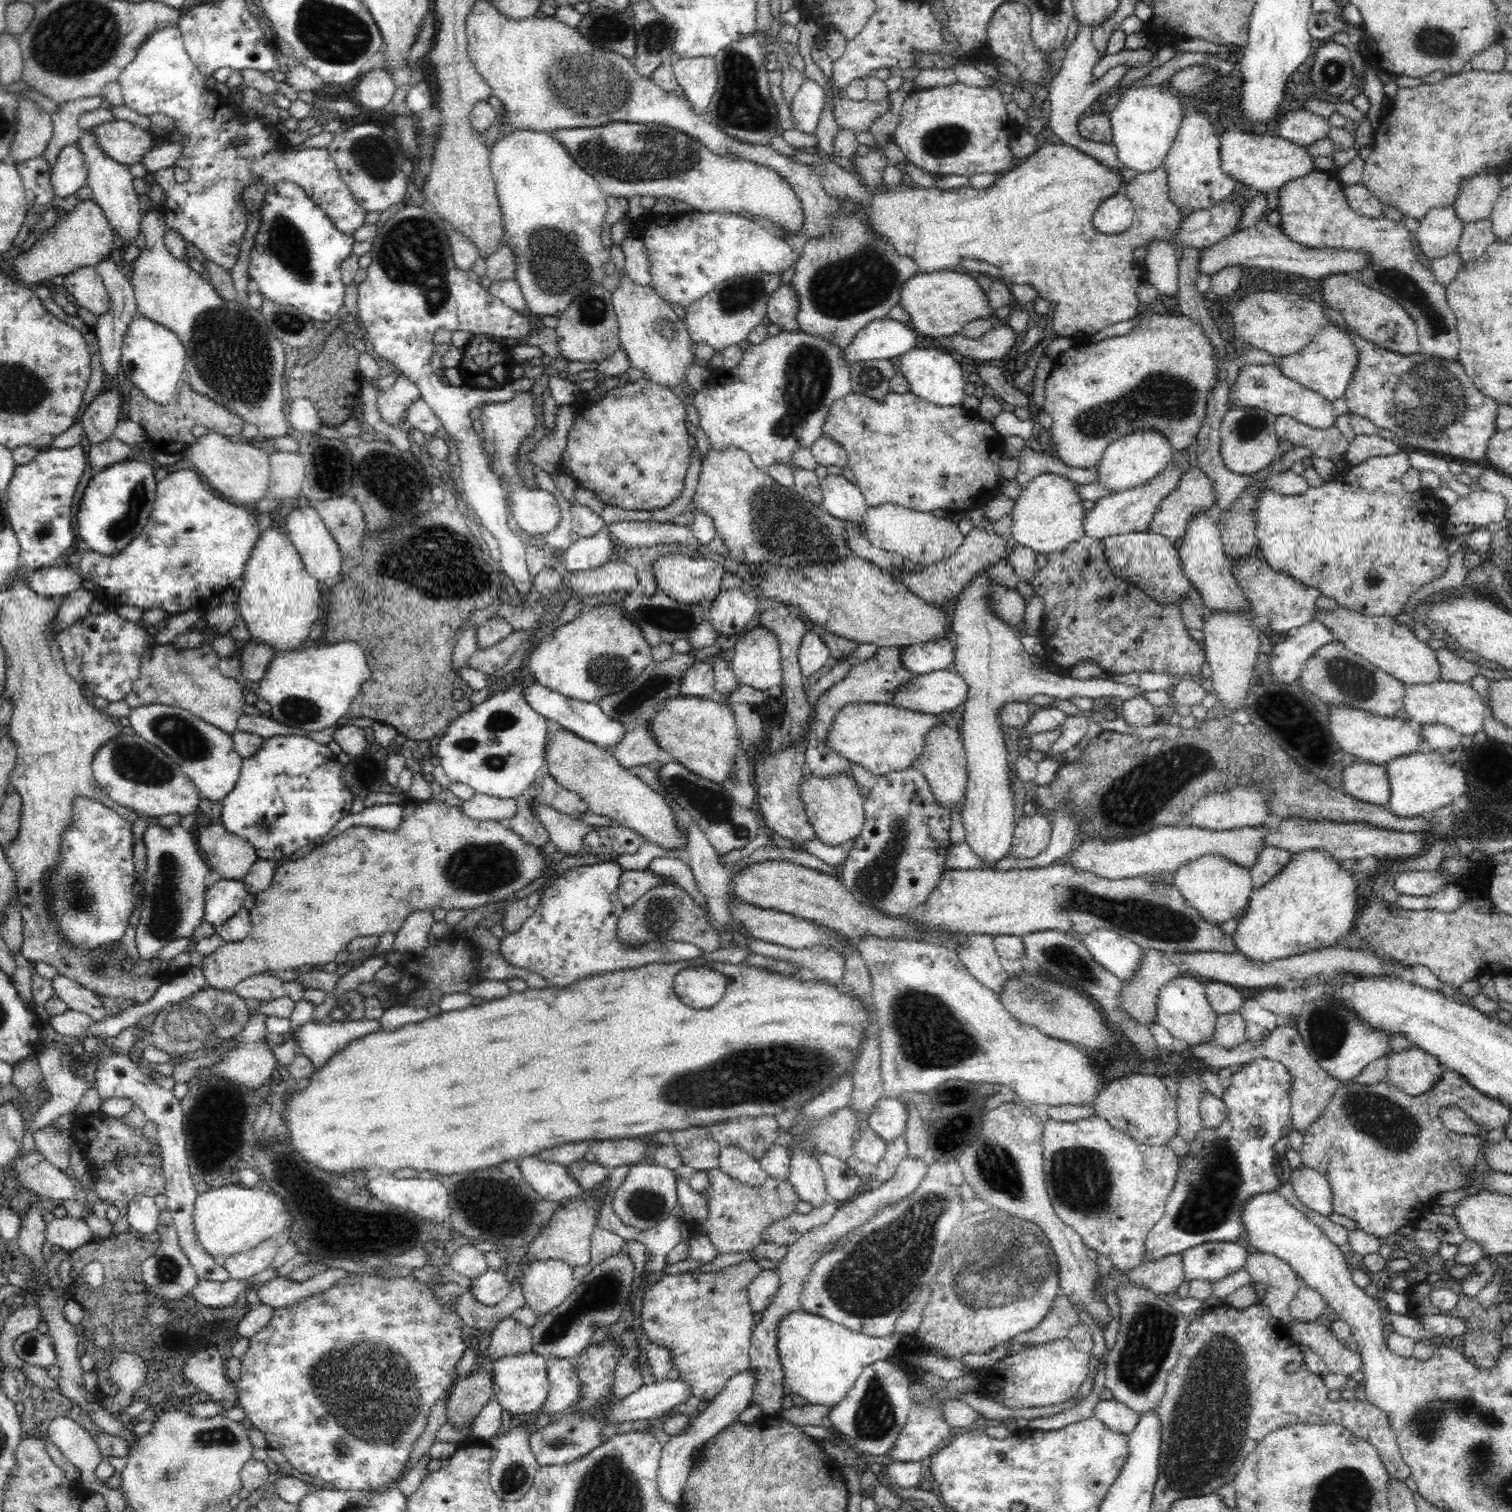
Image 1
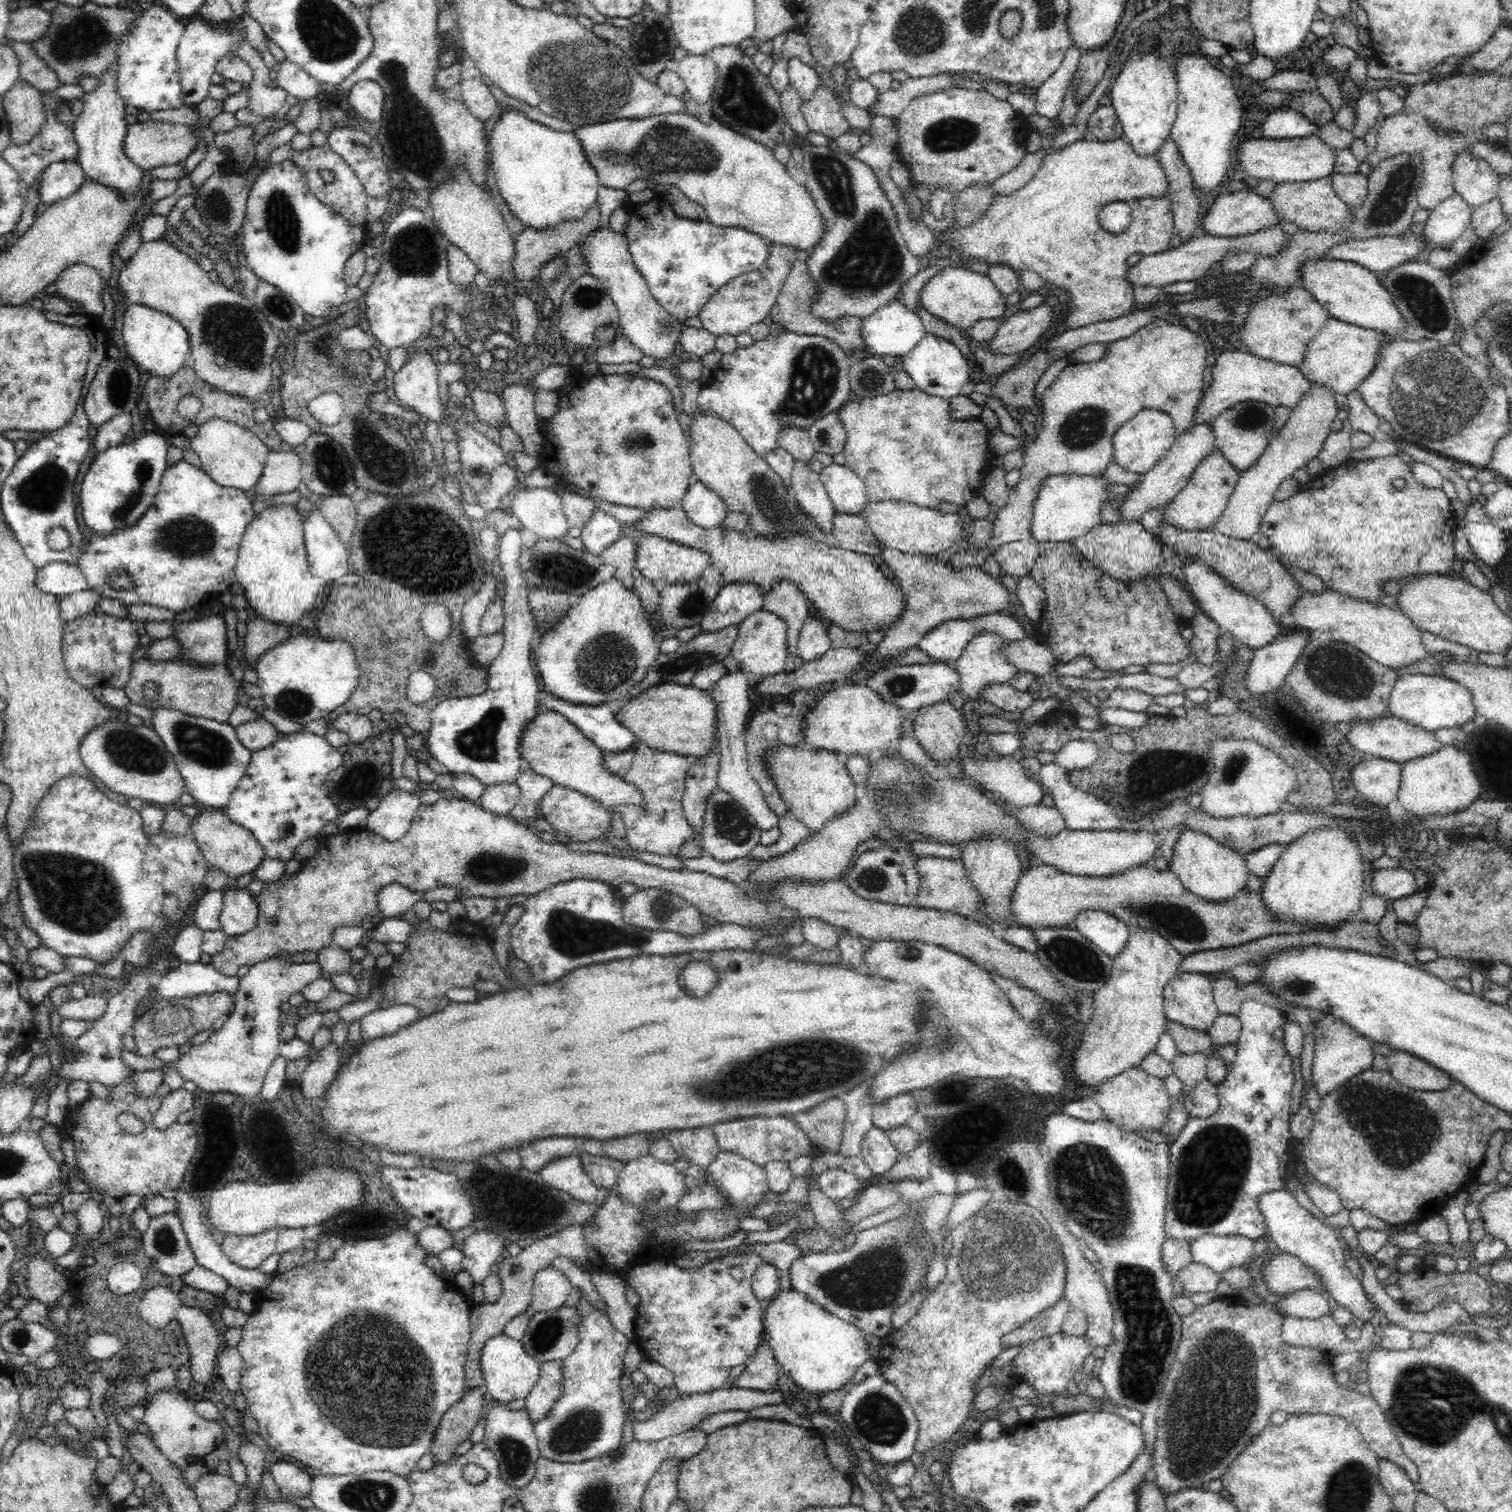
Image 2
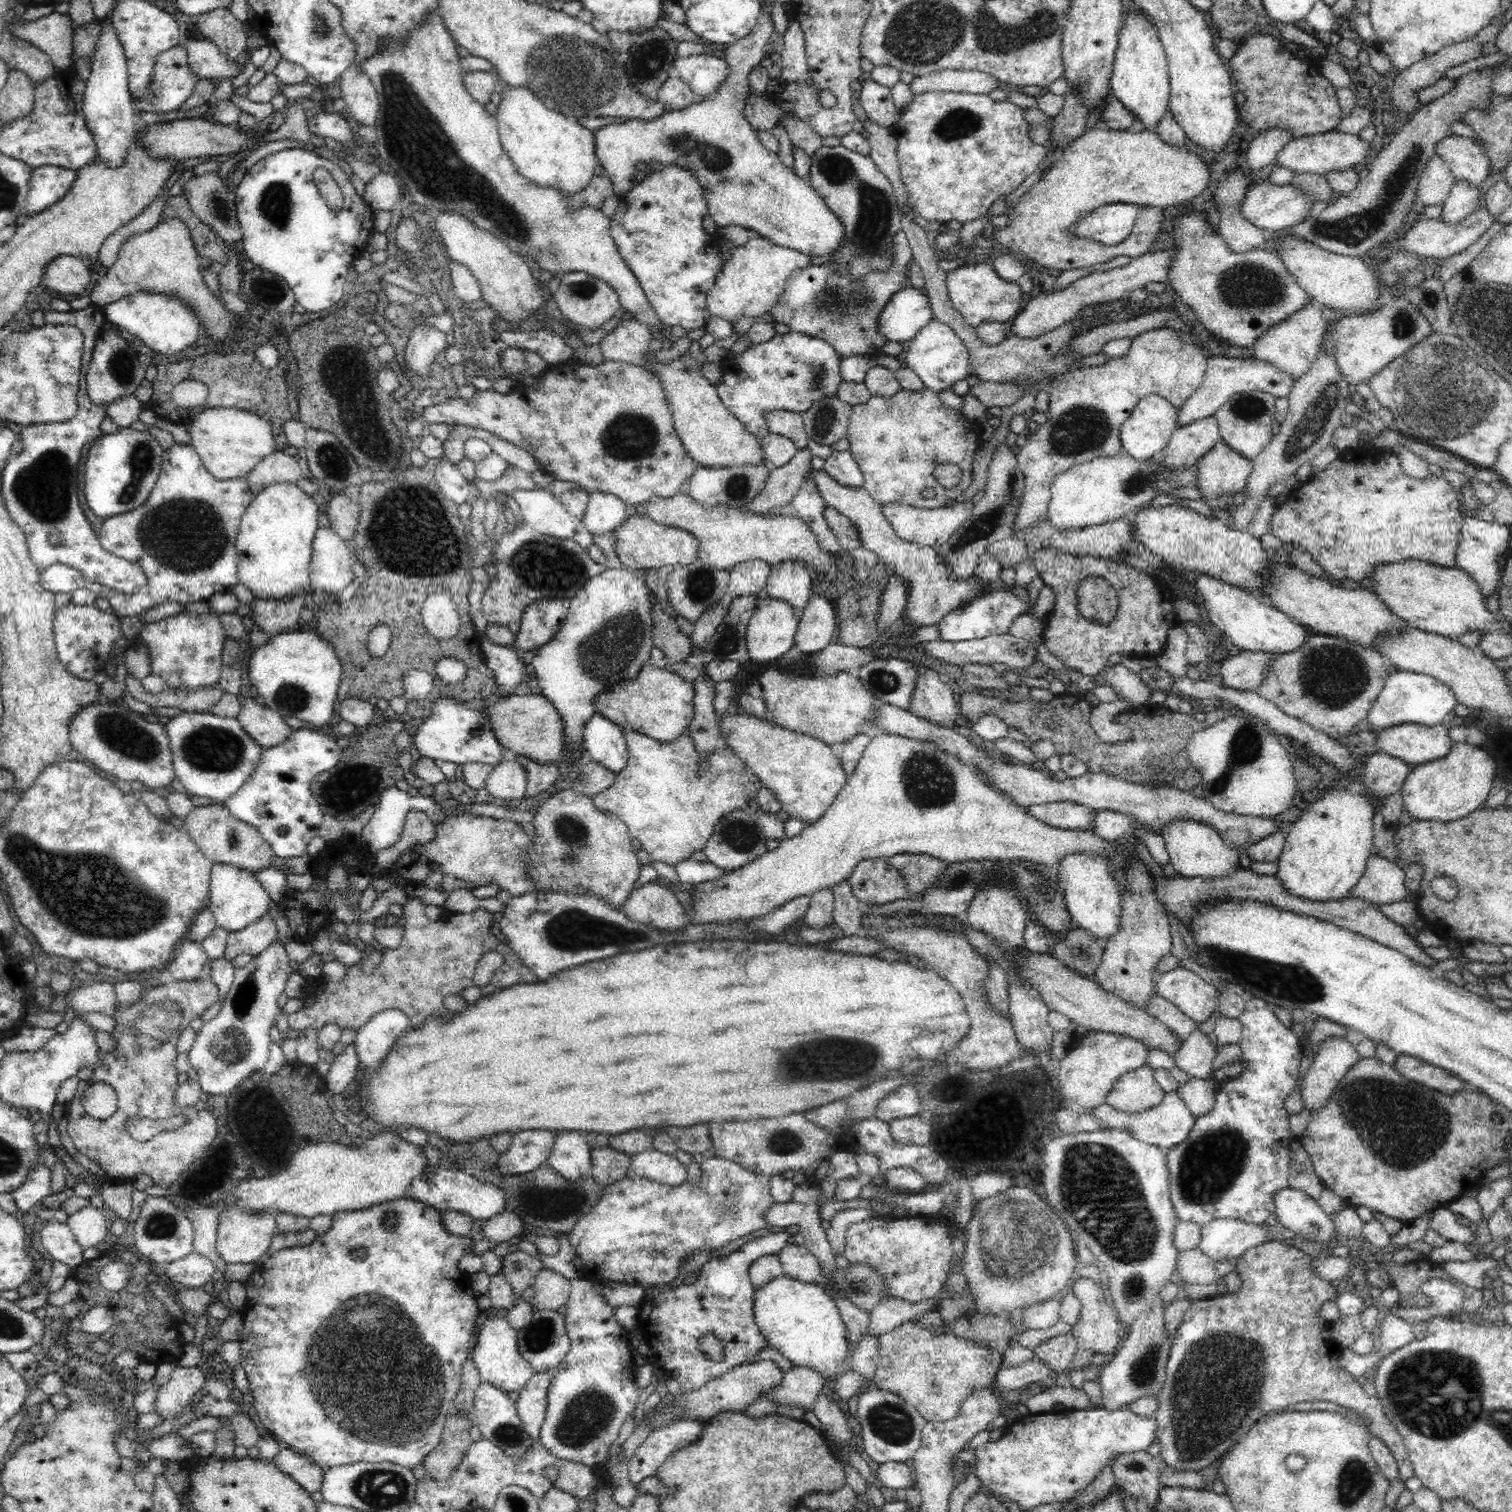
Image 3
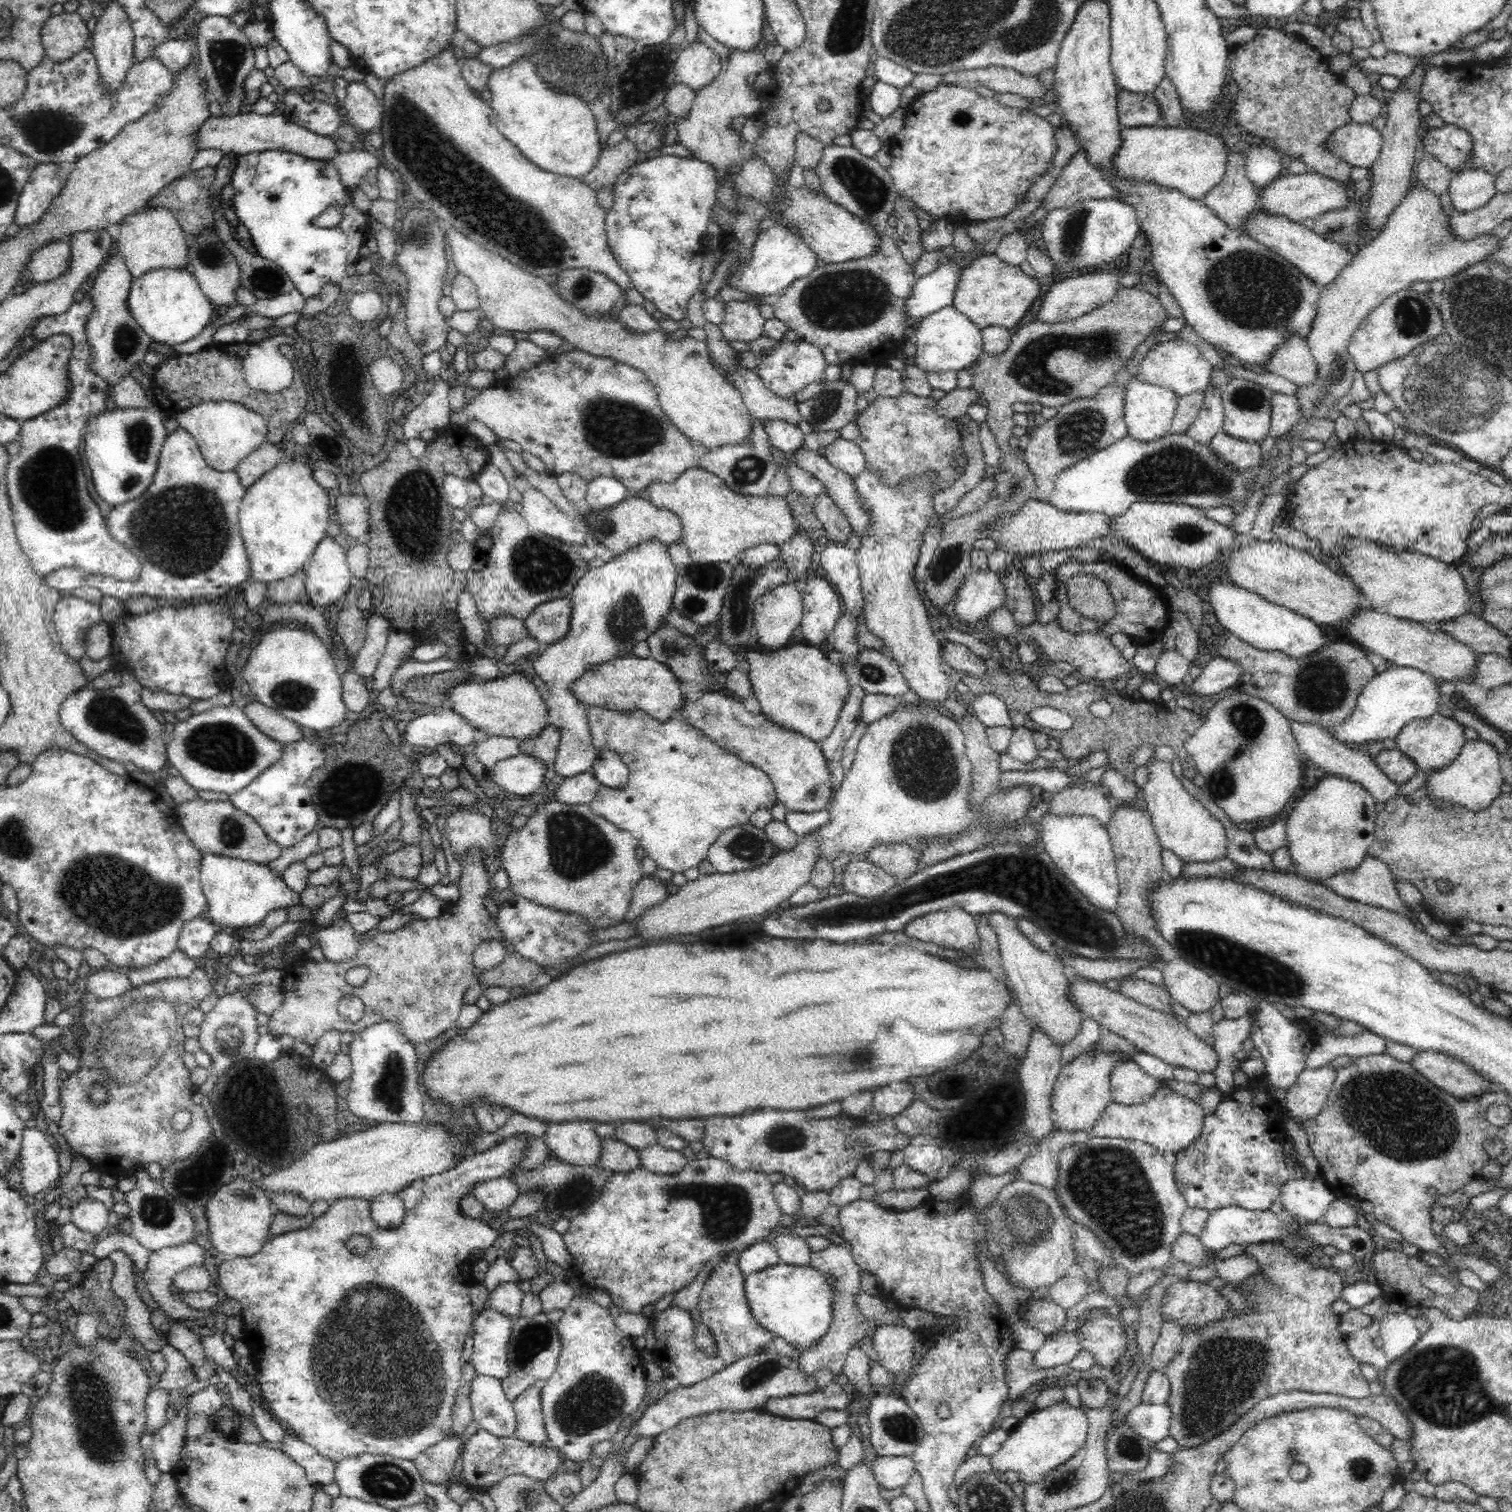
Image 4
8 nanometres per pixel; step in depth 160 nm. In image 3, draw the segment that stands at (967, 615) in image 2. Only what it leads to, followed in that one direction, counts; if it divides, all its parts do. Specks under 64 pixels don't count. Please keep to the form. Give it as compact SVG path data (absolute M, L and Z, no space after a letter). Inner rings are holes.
M824 469L809 471L819 493L824 497L828 507L834 507L854 524L860 541L865 549L875 552L880 562L888 568L894 577L900 577L906 584L909 594L902 611L902 620L908 626L937 625L949 612L963 607L980 596L984 596L990 585L978 580L976 576L958 580L952 577L948 565L940 559L936 548L917 543L903 542L890 524L885 520L881 504L878 504L864 487L844 487L832 479Z

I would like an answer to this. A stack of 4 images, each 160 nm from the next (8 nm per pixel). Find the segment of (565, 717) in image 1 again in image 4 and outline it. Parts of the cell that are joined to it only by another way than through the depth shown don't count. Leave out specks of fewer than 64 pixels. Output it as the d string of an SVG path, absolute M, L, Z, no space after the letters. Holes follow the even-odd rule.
M607 748L597 751L596 760L592 764L592 771L603 786L622 788L628 782L628 766L619 754Z

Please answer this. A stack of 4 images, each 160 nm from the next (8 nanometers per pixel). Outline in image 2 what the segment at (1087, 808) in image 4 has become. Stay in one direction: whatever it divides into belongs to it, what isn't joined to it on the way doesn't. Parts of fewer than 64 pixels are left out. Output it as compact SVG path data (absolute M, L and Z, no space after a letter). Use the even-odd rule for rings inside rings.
M1028 805L1014 811L1018 823L1036 834L1036 837L1053 837L1064 830L1064 817L1054 807L1043 805Z

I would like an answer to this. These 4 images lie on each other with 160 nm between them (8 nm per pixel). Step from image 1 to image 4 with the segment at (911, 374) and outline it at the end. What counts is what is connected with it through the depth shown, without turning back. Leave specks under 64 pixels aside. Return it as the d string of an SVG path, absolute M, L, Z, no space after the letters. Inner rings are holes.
M953 305L941 308L926 316L918 325L918 330L911 335L915 344L914 364L924 374L958 372L970 368L983 351L980 330Z

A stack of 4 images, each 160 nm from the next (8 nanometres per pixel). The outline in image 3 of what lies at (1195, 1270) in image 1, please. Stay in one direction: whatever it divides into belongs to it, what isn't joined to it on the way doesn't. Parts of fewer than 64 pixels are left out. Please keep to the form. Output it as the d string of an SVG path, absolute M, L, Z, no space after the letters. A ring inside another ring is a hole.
M1214 1219L1201 1226L1198 1248L1212 1261L1237 1259L1248 1249L1260 1246L1266 1240L1290 1238L1292 1231L1279 1226L1279 1233L1274 1228L1266 1231L1264 1225L1248 1224L1232 1219Z

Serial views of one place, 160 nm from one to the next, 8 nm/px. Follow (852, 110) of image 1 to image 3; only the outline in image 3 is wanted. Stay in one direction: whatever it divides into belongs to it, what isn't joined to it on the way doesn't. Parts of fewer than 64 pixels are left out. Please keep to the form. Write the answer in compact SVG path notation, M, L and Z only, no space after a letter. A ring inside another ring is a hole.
M938 70L915 77L910 82L913 97L928 92L955 92L988 95L990 90L1000 86L998 80L982 72L972 70Z

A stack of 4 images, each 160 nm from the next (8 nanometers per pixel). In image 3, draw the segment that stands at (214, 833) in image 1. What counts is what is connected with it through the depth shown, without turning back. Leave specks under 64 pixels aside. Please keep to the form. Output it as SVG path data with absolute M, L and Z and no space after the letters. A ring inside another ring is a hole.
M224 804L195 807L186 816L182 827L188 831L190 838L214 865L230 864L254 874L268 867L274 860L274 851L262 838L258 829L248 823L236 820Z

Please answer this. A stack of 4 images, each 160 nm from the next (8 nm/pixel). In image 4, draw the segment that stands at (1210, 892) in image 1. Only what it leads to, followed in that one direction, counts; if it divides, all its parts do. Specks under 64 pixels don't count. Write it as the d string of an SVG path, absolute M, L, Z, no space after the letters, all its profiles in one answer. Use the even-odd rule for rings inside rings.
M1155 762L1150 766L1148 782L1142 787L1142 794L1161 846L1176 854L1182 863L1216 862L1227 858L1228 843L1225 828L1184 789L1181 779L1174 777L1170 763Z

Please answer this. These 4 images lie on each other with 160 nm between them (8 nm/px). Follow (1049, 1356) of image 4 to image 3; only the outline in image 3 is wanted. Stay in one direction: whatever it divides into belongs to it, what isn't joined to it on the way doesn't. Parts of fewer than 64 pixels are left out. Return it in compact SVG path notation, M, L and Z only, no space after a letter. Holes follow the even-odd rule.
M1034 1359L1027 1360L1017 1367L1000 1368L996 1373L994 1385L1001 1393L1016 1391L1042 1380L1048 1376L1048 1372L1050 1369L1044 1363Z

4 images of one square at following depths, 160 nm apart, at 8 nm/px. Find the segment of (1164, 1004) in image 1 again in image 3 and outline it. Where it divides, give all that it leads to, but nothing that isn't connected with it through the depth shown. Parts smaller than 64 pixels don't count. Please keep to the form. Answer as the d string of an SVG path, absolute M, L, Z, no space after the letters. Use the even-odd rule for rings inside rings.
M1178 967L1156 978L1157 994L1199 1025L1217 1008L1216 989L1190 969Z

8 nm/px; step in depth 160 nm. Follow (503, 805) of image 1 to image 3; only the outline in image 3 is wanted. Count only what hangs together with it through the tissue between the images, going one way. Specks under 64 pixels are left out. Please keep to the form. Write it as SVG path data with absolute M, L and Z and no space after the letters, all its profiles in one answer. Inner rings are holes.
M504 760L490 771L485 788L496 801L519 801L525 796L526 771L518 762Z

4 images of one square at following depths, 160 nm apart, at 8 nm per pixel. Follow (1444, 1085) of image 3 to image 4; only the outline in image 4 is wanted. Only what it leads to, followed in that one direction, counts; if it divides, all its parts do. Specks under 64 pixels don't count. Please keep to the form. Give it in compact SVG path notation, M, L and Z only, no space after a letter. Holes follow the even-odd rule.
M1432 1051L1417 1052L1410 1064L1413 1070L1428 1078L1434 1086L1458 1099L1480 1096L1489 1083L1477 1076L1468 1066L1445 1054L1435 1054Z

